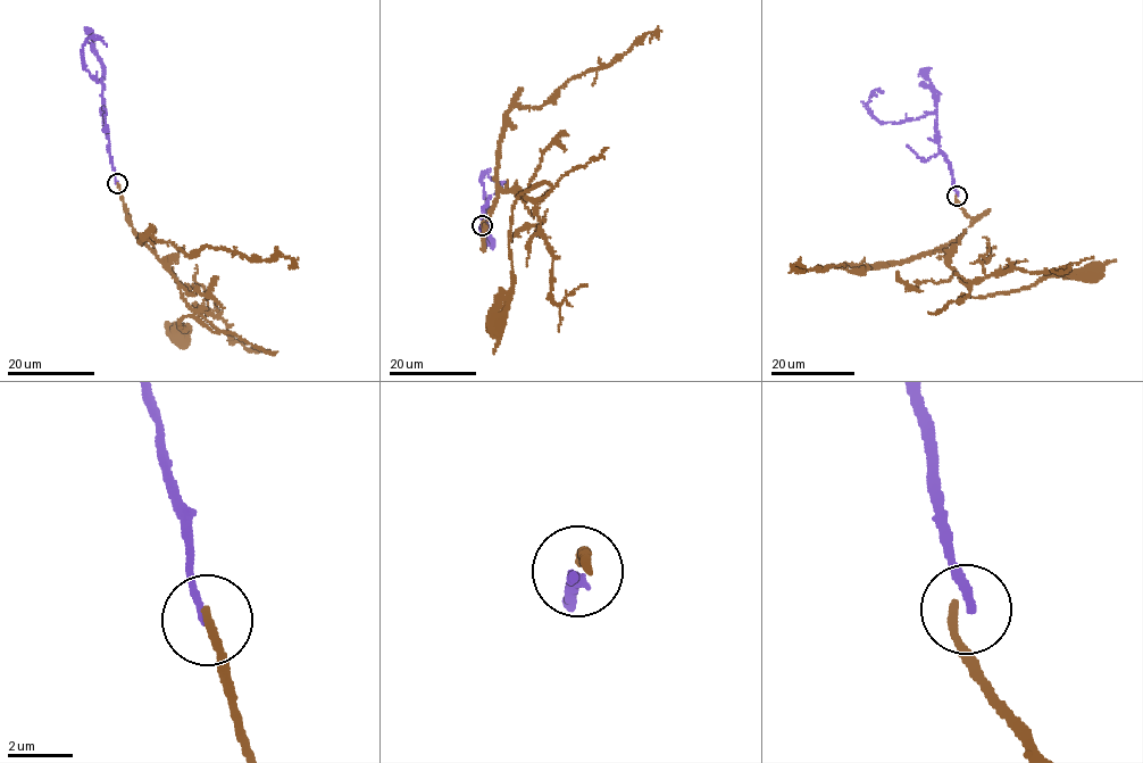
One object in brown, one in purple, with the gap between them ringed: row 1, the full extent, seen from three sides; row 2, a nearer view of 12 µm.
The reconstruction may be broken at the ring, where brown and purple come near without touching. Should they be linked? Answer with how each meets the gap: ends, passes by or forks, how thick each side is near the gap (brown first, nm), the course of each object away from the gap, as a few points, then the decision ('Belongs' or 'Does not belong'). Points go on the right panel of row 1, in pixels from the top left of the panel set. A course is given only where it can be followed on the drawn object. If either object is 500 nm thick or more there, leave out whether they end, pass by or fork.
At the ring brown ends. At the ring purple ends. Thickness 280 nm (brown) against 220 nm. Course of brown: (956, 196), (973, 220), (943, 248), (968, 285), (959, 304), (962, 295), (1015, 292), (1046, 276), (1091, 275). Course of purple: (957, 196), (951, 166), (939, 149), (936, 115), (879, 122), (867, 106), (875, 90), (884, 91). Does not belong

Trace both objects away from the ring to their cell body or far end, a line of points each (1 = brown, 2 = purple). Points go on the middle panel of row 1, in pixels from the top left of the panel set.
1: (482, 224), (499, 191), (515, 187), (530, 199), (551, 188), (523, 191), (512, 209), (511, 296), (495, 323)
2: (482, 225), (482, 231), (483, 226), (489, 237), (482, 174), (485, 173), (501, 187), (493, 195)

